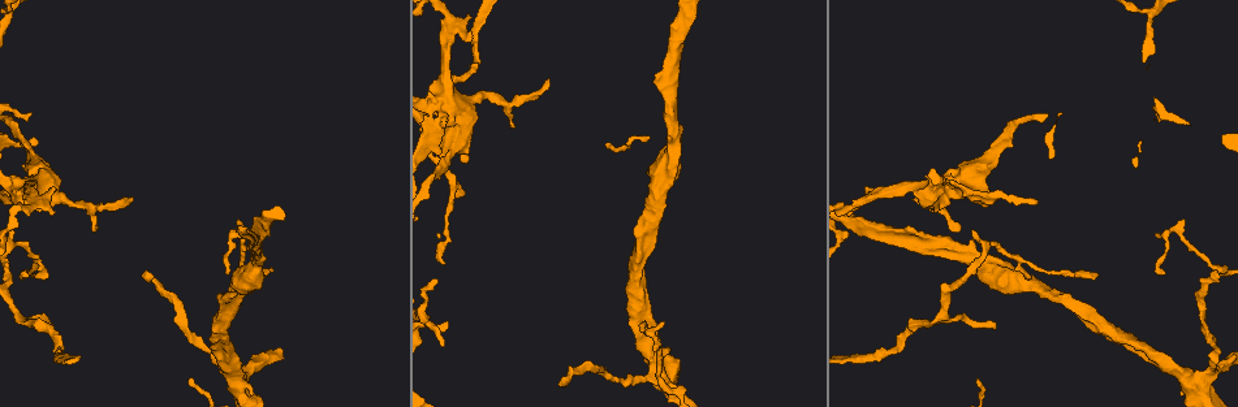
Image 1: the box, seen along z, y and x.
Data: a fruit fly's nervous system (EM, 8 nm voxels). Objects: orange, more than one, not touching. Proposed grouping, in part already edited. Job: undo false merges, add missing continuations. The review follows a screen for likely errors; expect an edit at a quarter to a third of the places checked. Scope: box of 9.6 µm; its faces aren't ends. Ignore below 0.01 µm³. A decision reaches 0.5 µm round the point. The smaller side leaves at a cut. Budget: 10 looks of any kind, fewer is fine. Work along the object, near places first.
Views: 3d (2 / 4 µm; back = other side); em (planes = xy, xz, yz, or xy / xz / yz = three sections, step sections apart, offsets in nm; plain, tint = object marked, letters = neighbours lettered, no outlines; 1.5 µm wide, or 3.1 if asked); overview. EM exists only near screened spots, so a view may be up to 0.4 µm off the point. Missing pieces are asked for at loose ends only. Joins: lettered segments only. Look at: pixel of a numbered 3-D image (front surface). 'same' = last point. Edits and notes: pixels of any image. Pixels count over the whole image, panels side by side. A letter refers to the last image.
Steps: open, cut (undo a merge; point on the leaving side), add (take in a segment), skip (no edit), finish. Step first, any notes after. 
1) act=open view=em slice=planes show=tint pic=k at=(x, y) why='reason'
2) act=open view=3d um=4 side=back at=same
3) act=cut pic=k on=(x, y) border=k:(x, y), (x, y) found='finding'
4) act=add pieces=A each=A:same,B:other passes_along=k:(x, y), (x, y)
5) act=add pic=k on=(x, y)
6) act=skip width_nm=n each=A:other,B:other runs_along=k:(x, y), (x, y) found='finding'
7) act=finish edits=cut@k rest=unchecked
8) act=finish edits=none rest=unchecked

act=open view=em slice=yz step=4 show=letters pic=1 at=(544, 81)

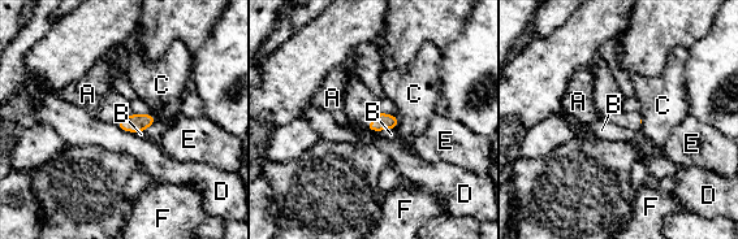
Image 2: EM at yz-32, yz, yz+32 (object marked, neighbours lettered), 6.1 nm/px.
act=skip width_nm=110 each=A:other,B:other,C:other,D:other,E:other,F:other found='none of them fits'

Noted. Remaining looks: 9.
act=open view=em slice=yz step=4 show=letters pic=1 at=(467, 163) why='thin end'

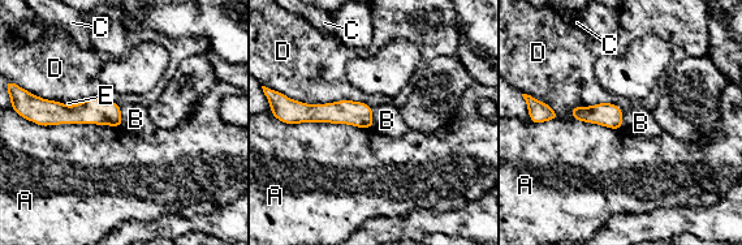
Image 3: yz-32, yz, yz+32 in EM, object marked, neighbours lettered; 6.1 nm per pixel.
act=open view=em slice=xz step=8 show=letters at=same why='another direction'

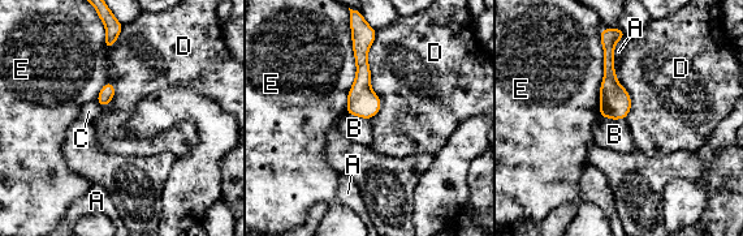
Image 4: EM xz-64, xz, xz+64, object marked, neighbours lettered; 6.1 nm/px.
act=skip width_nm=190 each=A:other,B:other,C:other,D:other,E:other border=4:(376, 30), (368, 119) found='no lettered segment goes on from it'

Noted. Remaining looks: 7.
act=open view=em slice=xz step=8 show=tint pic=1 at=(1176, 227) why='abrupt turn'

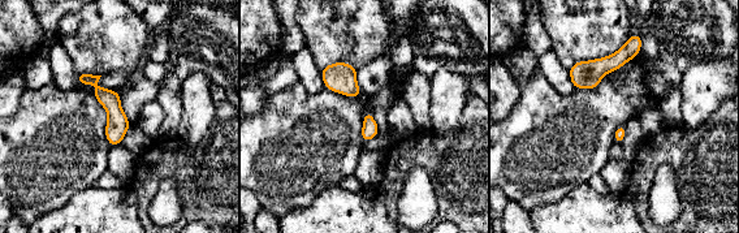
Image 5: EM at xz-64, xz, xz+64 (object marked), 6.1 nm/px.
act=open view=em slice=planes show=letters at=same why='another direction'

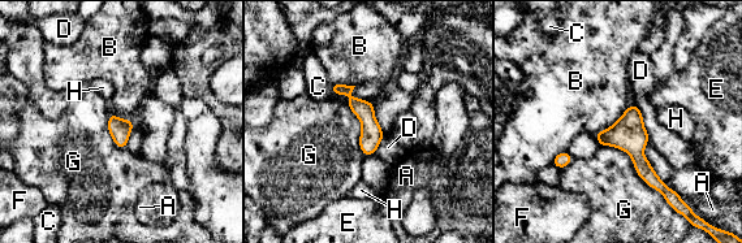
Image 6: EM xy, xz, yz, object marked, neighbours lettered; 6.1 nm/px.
act=skip width_nm=130 longest_contact=G:550nm each=A:other,B:other,C:other,D:other,E:other,F:other,G:other,H:other found='one cell here'

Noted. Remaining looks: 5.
act=open view=3d um=4 pic=1 at=(145, 277) why='thin end'

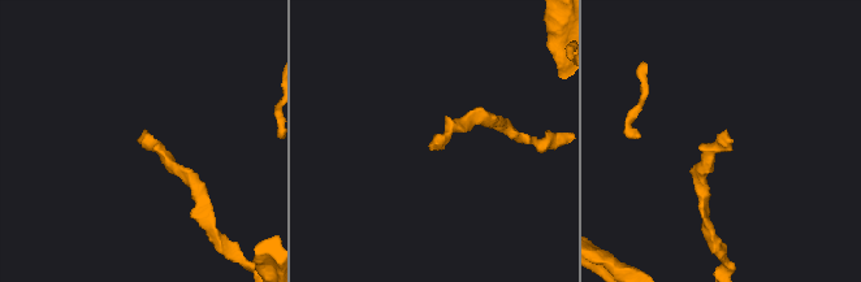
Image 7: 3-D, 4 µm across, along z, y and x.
act=open view=em slice=planes show=letters pic=7 at=(138, 138) why='shape alone is not enough'

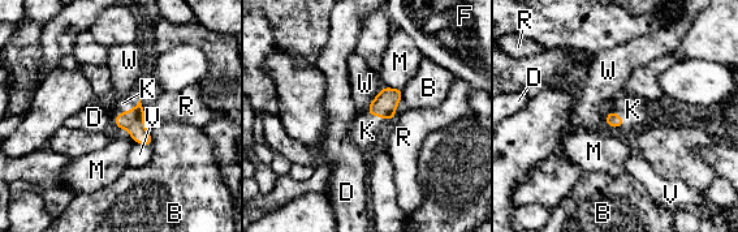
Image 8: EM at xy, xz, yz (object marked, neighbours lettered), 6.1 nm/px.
act=add pieces=K width_nm=90 each=B:other,D:other,F:other,K:same,M:other,R:other,V:other,W:other found='the cell continues'

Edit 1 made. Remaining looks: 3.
act=finish edits=add@8 rest=unchecked

